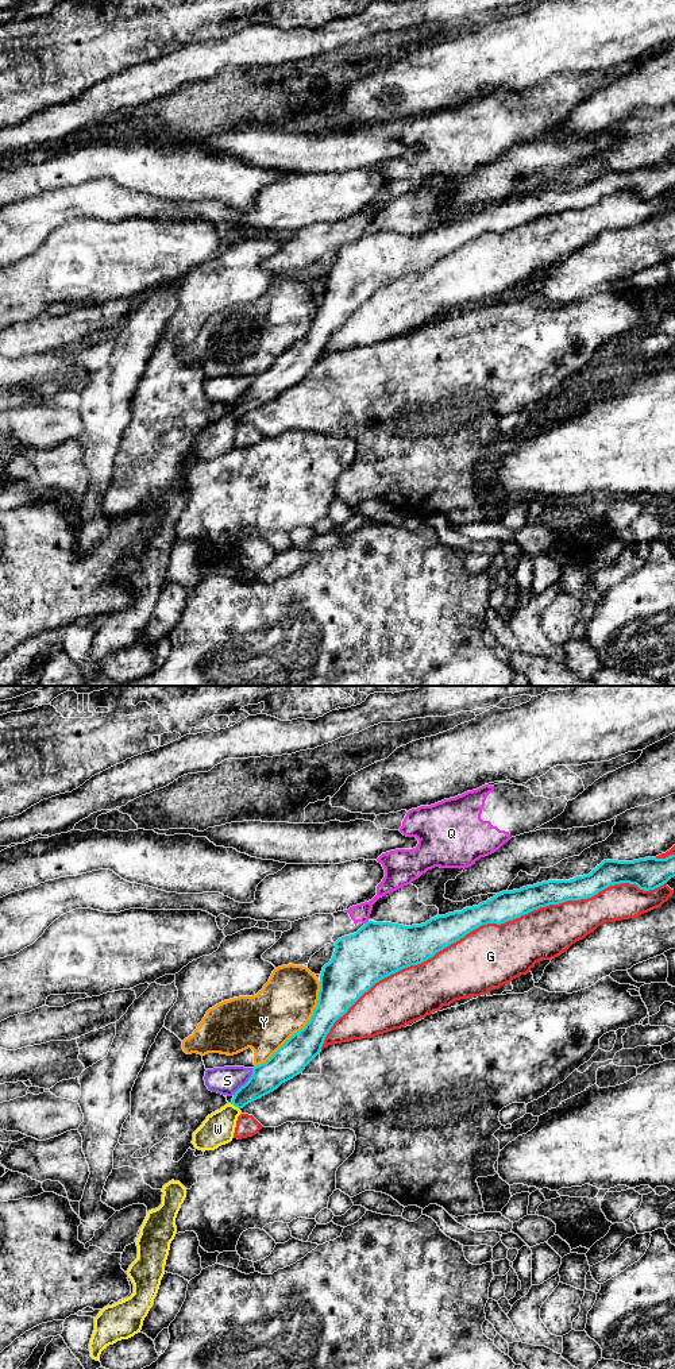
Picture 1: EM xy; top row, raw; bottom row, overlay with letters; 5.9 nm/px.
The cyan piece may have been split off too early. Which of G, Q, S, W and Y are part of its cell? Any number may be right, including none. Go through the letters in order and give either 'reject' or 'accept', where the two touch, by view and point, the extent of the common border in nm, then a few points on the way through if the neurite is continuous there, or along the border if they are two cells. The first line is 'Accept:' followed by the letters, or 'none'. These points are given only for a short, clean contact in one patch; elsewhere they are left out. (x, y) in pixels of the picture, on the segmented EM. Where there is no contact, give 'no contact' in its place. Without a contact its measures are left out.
Accept: W
G: reject | xy (486, 924) | 2300 nm
Q: reject | xy (366, 922) | 40 nm | along xy (367, 920), (365, 924)
S: reject | xy (247, 1082) | 200 nm | along xy (253, 1068), (251, 1076), (234, 1095)
W: accept | xy (235, 1106) | 80 nm | across xy (266, 1078), (235, 1106), (218, 1129)
Y: reject | xy (301, 1029) | 650 nm

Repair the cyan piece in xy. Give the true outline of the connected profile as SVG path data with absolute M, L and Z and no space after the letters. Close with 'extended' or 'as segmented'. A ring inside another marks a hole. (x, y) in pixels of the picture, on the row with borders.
M675 855L666 859L645 857L633 861L603 860L589 875L570 880L548 880L520 890L502 891L495 896L466 907L431 918L425 923L404 926L392 922L367 921L356 933L344 936L335 942L335 952L320 975L317 1006L304 1029L294 1033L266 1063L252 1068L248 1081L234 1095L232 1102L207 1117L193 1133L198 1150L215 1150L232 1141L238 1117L242 1108L277 1090L282 1083L300 1075L320 1053L327 1034L333 1023L375 983L410 965L417 965L433 957L437 952L459 941L470 932L487 923L505 923L540 907L559 905L567 901L580 901L597 895L599 891L621 883L636 884L640 890L655 890L675 876Z; extended

